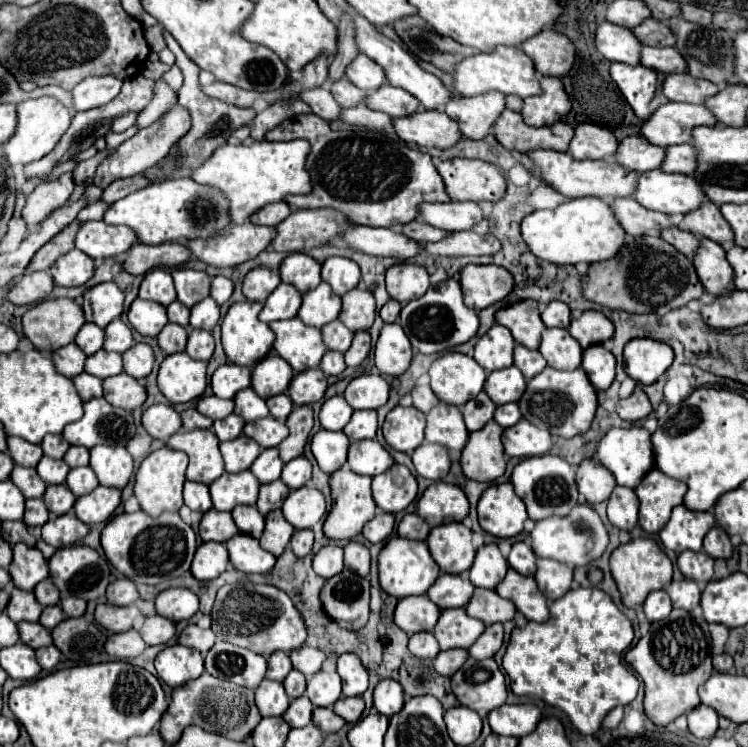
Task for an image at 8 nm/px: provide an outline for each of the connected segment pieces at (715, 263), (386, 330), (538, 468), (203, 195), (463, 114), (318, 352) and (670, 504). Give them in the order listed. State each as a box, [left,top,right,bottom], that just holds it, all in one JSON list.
[[692,238,732,296],[374,324,410,376],[512,454,578,520],[104,176,230,244],[444,92,506,140],[270,316,328,372],[636,468,686,532]]

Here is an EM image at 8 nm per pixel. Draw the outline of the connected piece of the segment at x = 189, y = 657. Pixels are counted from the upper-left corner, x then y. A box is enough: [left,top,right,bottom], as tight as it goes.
[156,644,204,688]

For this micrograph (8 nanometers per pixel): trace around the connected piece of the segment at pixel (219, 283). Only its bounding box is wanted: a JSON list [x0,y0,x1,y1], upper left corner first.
[210,276,234,306]

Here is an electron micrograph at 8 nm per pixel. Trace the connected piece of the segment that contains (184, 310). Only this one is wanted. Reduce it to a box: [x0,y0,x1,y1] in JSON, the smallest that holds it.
[168,300,190,326]

